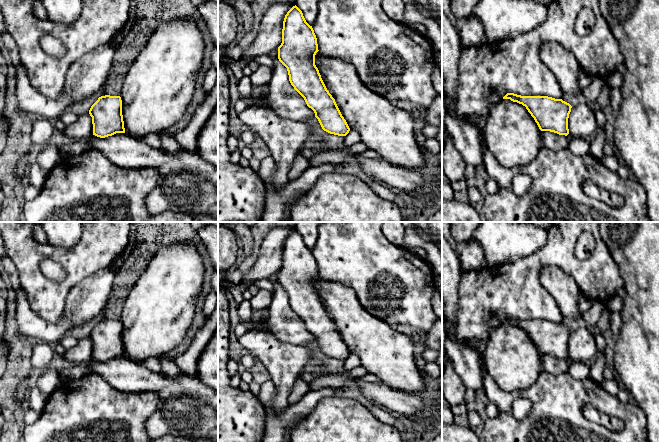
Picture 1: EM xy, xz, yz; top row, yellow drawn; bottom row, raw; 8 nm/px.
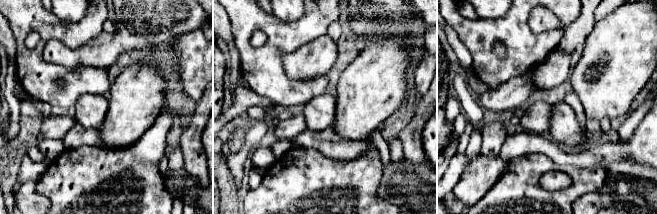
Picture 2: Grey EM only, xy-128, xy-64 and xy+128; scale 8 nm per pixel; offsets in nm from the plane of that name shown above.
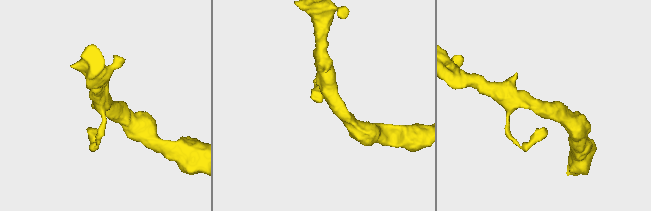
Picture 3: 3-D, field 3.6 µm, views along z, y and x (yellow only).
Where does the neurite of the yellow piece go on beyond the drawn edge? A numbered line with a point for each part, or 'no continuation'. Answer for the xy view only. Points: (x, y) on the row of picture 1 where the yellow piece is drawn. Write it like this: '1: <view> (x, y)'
no continuation

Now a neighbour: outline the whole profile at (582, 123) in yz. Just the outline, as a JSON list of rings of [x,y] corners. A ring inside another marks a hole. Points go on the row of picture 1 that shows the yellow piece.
[[[584,101],[571,108],[568,118],[569,135],[574,138],[589,138],[598,131],[594,105]]]

